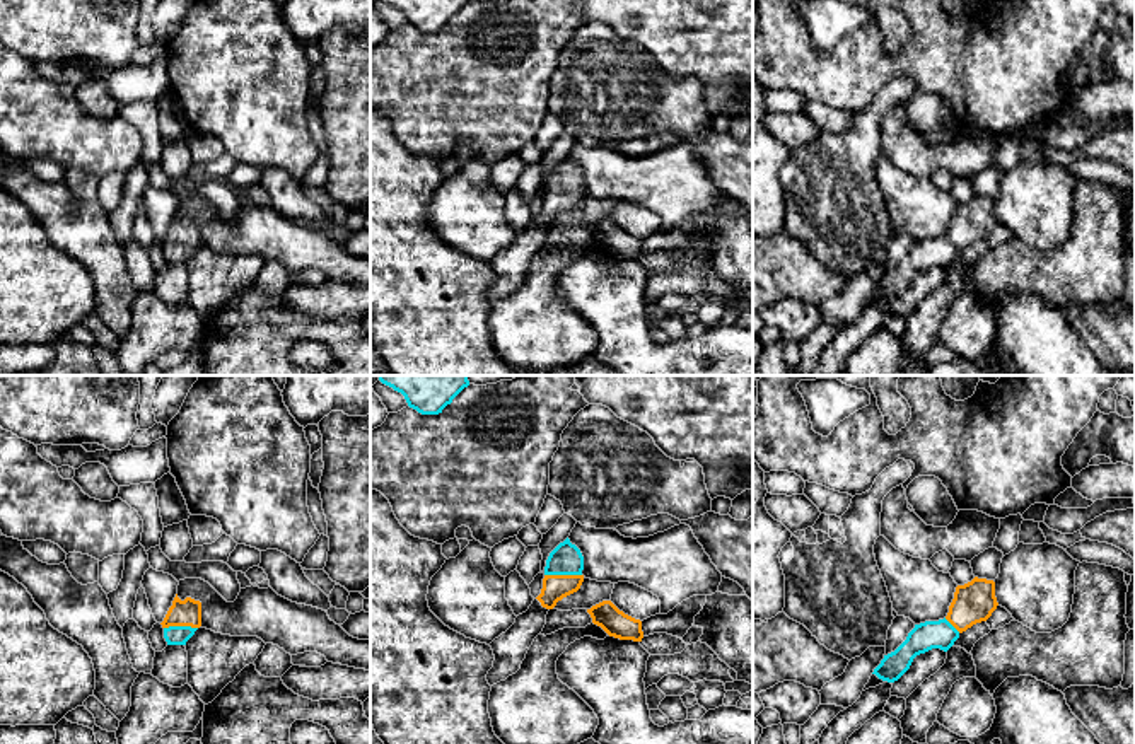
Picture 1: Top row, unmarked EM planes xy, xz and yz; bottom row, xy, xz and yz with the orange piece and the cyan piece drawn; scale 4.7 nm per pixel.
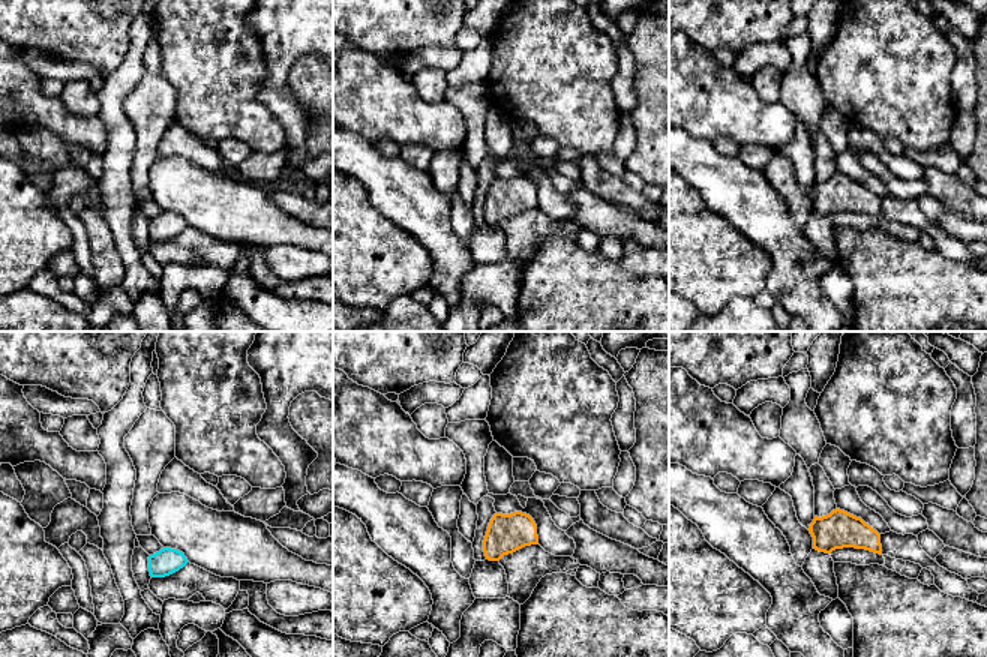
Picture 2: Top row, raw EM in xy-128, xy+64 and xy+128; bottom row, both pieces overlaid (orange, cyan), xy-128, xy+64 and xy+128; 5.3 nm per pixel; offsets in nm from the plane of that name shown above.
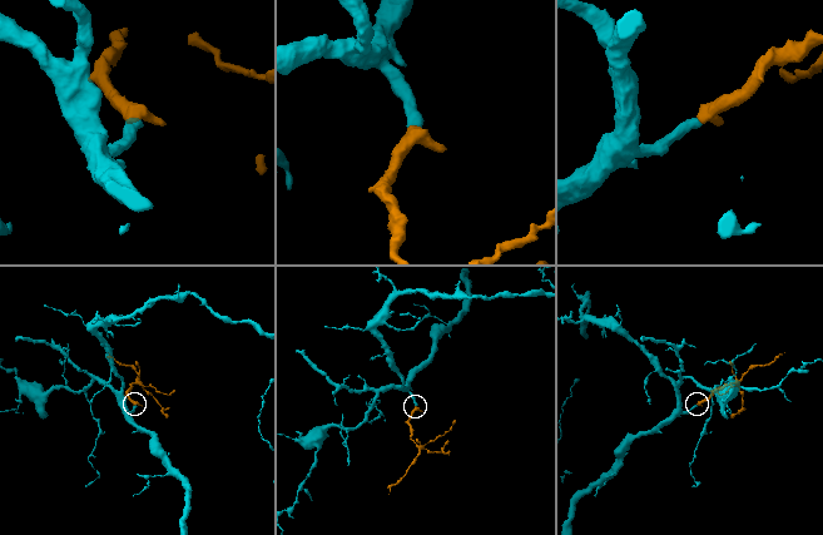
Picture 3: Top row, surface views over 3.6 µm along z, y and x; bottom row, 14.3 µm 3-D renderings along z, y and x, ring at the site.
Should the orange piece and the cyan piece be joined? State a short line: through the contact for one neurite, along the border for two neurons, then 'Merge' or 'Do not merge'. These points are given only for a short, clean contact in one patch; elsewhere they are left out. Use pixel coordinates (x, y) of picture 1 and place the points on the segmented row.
Line: xz (555, 587), (564, 575), (565, 558). Merge

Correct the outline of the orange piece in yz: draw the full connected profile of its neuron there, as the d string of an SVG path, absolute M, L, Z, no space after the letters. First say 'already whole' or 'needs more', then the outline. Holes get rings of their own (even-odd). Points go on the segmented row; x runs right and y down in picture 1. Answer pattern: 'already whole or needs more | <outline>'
needs more | M975 577L971 582L957 585L947 616L915 625L906 640L884 655L872 674L888 683L898 681L917 655L932 648L947 652L963 631L987 621L997 606L993 580Z

